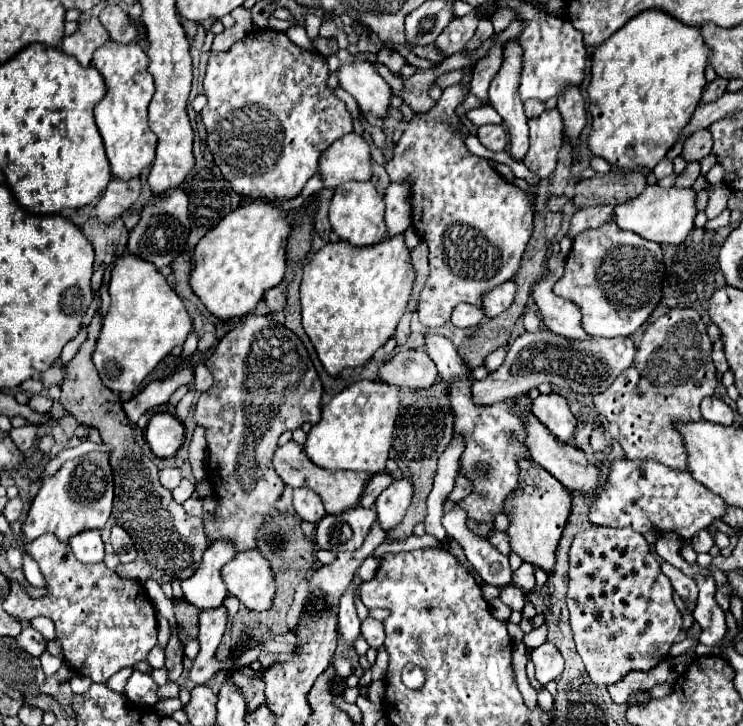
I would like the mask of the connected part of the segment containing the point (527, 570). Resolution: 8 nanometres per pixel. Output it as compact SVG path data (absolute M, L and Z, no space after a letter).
M522 563L518 571L512 573L512 585L528 591L534 587L534 569L530 563Z

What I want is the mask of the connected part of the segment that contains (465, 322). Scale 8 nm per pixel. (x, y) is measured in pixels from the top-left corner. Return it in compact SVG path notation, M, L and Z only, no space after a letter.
M466 303L456 305L456 309L452 311L452 323L462 329L474 329L476 325L480 325L482 317L484 317L484 313L480 307L472 307Z

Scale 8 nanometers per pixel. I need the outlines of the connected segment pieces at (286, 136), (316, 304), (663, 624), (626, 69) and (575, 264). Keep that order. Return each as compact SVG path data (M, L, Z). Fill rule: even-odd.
M272 29L250 31L228 51L210 53L202 87L208 103L200 115L214 163L238 195L266 201L298 197L306 181L316 175L322 151L352 131L352 117L346 105L326 87L326 79L328 65L320 53L304 51L294 45L286 33Z
M404 235L386 237L376 247L364 247L364 249L338 241L338 243L328 243L318 253L314 253L312 261L304 267L300 283L302 327L310 337L310 341L314 343L318 359L322 361L328 375L336 377L344 369L366 365L372 359L372 355L382 345L386 345L390 337L394 337L396 325L406 311L412 283L414 283L414 271L410 265L410 251L406 249Z
M590 527L578 531L570 547L568 569L568 595L566 605L570 613L570 627L574 631L576 649L584 661L590 679L596 685L612 685L624 679L630 671L648 671L666 659L676 635L682 627L682 615L674 603L674 591L668 577L660 571L660 563L654 559L646 539L626 527Z
M646 11L630 19L620 31L596 47L592 55L592 81L588 85L592 131L588 135L590 155L606 159L612 167L634 171L652 171L668 153L680 129L692 117L706 85L704 67L708 65L708 47L700 39L700 29L684 27L660 11Z
M604 223L598 229L584 231L576 237L572 251L566 261L566 273L556 281L554 293L562 299L568 299L580 307L582 327L592 337L628 337L634 335L642 323L650 317L654 307L660 301L664 263L662 263L662 247L658 243L646 241L636 233L622 231L616 223Z

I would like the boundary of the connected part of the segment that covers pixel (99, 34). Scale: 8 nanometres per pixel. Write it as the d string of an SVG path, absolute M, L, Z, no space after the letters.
M90 17L80 23L80 29L74 35L64 37L62 51L72 55L82 67L92 67L92 53L108 41L108 33L96 17Z

